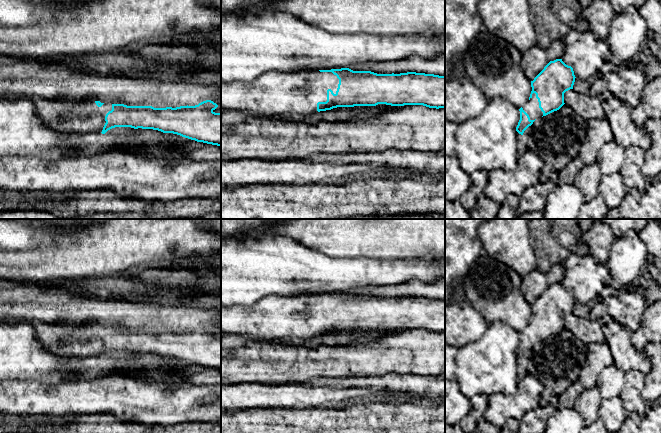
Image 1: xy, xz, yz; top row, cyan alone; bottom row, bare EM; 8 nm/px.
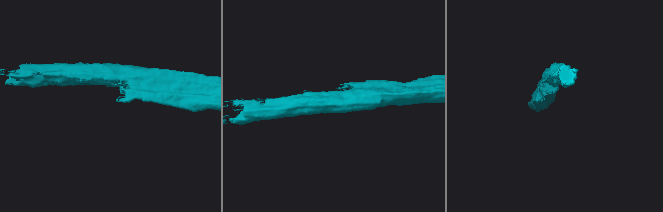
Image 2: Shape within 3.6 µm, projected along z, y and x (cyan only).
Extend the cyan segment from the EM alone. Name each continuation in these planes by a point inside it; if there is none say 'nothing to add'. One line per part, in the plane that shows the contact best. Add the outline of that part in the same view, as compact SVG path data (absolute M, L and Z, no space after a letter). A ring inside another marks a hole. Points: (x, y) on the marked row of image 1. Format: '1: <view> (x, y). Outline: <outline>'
1: xz (275, 93). Outline: M267 72L251 82L222 82L221 81L221 109L226 110L244 110L252 114L269 115L295 115L311 114L317 112L317 103L327 101L327 90L331 89L336 94L339 79L332 72Z

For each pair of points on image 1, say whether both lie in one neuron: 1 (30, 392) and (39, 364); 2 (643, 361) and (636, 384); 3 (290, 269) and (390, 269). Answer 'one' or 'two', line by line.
1: two
2: two
3: one

